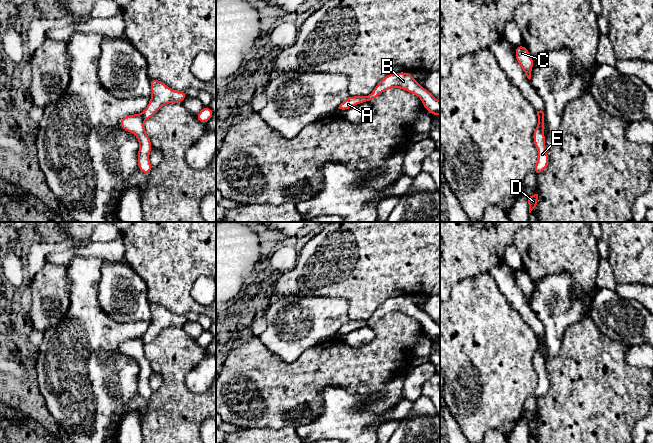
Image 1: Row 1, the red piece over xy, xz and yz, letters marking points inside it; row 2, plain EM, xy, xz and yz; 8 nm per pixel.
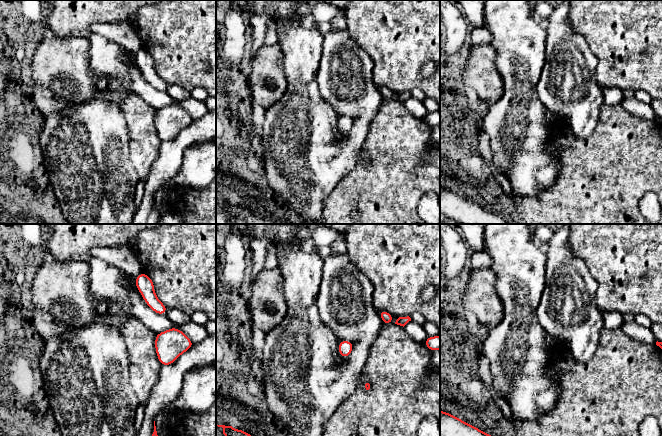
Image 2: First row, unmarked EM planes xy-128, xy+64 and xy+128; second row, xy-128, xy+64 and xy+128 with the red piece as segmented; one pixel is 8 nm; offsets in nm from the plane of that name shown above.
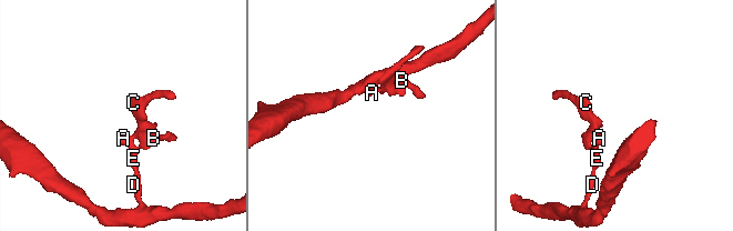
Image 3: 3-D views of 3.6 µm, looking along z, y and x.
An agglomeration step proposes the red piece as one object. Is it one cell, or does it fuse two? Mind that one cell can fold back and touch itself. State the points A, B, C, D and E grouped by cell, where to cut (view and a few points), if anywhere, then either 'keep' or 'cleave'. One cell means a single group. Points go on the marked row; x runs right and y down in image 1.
A D E / B C; cut in xy along (141, 113), (144, 119); cleave

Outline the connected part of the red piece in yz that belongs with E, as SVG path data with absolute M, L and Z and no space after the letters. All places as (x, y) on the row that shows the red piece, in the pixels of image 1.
M544 118L538 119L538 124L533 132L533 142L538 151L538 159L533 169L533 172L537 176L542 173L549 164L549 157L545 145L545 134L544 134L545 122Z

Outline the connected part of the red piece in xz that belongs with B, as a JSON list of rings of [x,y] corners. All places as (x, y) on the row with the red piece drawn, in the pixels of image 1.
[[[398,72],[385,76],[367,96],[367,102],[373,101],[381,93],[390,88],[401,88],[408,91],[422,100],[423,107],[432,115],[440,115],[440,101],[437,100],[428,90],[423,88],[410,73]]]

